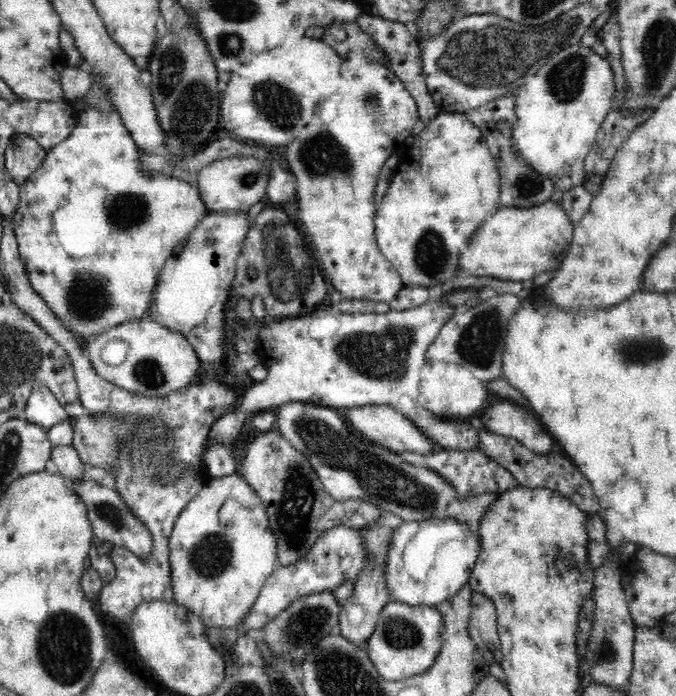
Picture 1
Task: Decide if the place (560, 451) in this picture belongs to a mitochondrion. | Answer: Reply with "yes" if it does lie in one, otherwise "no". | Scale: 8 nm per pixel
no

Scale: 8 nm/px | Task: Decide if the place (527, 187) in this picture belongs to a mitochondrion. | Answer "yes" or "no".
yes

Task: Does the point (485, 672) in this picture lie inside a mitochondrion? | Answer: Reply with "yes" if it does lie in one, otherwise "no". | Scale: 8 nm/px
no

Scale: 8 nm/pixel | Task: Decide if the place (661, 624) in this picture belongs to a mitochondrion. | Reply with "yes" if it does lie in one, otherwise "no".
no

